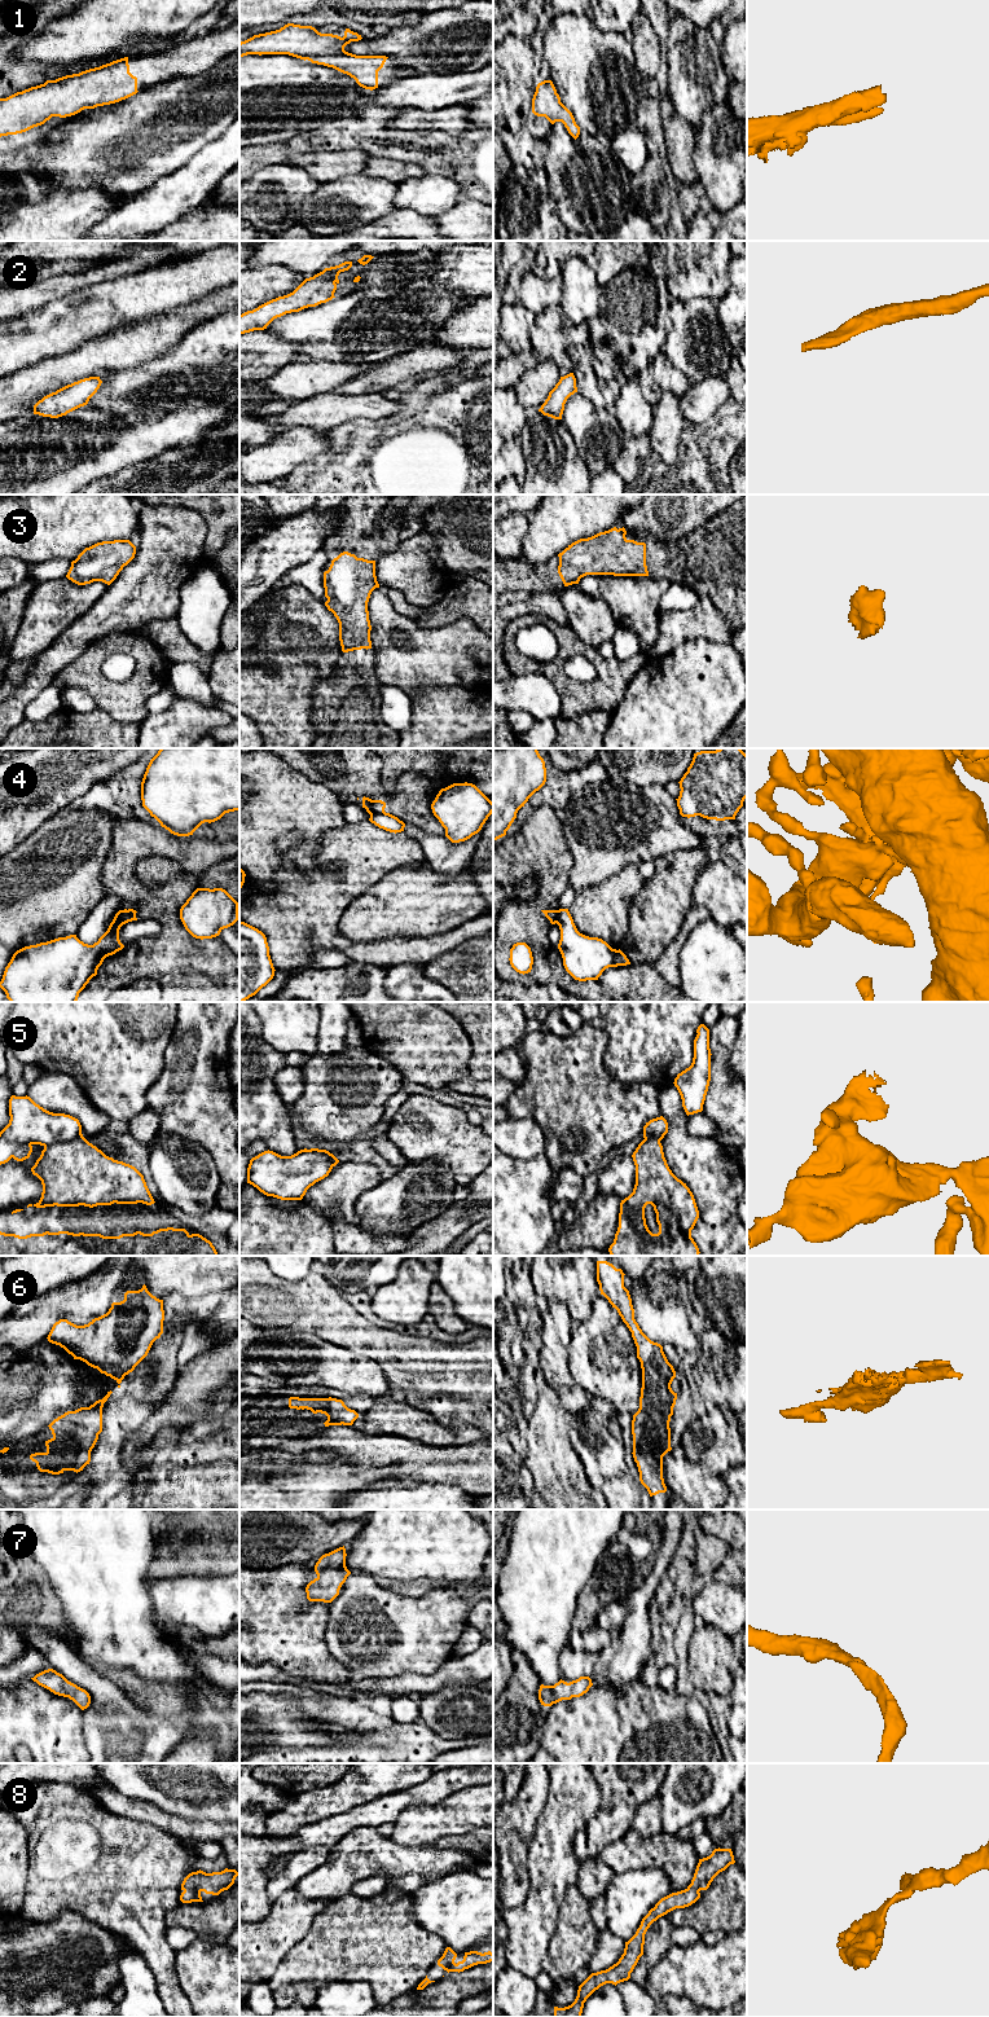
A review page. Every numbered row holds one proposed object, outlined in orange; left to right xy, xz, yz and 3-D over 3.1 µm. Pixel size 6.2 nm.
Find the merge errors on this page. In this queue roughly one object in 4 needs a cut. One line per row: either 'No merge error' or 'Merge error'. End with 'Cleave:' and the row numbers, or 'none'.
1: No merge error
2: No merge error
3: No merge error
4: Merge error
5: No merge error
6: No merge error
7: No merge error
8: No merge error
Cleave: 4

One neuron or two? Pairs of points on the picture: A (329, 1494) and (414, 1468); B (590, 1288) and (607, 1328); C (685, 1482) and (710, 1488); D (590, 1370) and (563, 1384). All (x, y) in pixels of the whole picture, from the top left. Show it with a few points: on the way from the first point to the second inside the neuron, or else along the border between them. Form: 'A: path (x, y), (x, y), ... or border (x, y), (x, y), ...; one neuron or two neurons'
A: border (350, 1464), (357, 1468), (379, 1468); two neurons
B: border (600, 1293), (592, 1304), (590, 1313), (579, 1323); two neurons
C: path (691, 1482), (703, 1488); one neuron
D: border (567, 1349), (568, 1374), (590, 1397); two neurons

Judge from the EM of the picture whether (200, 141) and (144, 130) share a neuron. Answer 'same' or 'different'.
same

